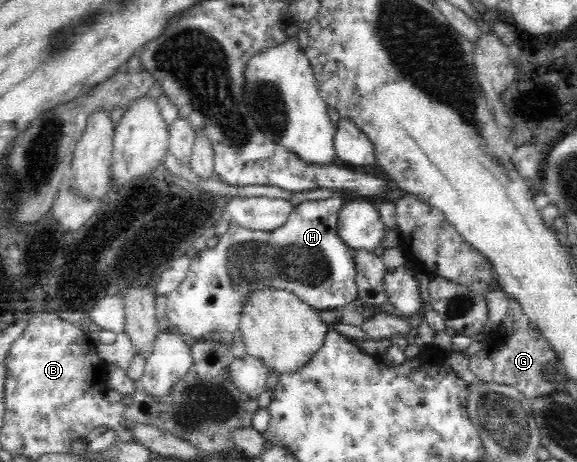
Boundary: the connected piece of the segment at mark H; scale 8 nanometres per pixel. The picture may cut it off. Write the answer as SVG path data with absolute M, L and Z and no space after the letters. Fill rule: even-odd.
M330 197L325 200L304 200L297 204L293 211L288 215L287 221L279 227L276 227L271 231L259 231L259 230L248 230L244 227L238 226L236 223L231 222L229 229L219 238L219 242L214 248L207 249L204 248L200 250L198 254L192 258L189 264L189 269L184 277L184 281L168 295L168 301L166 302L166 316L169 321L169 326L171 329L177 331L181 336L185 337L189 341L196 340L198 338L209 339L207 335L213 335L215 333L231 333L235 334L240 330L240 314L242 314L242 308L244 308L244 303L248 302L248 298L252 294L256 294L256 291L266 290L266 288L271 288L271 290L283 290L291 292L299 298L301 302L304 302L307 306L310 306L317 313L321 311L333 311L334 309L342 309L346 305L349 305L357 297L357 283L356 283L356 263L353 259L353 253L348 245L339 237L339 232L337 229L339 221L339 212L341 209L341 204L344 202L343 197Z

